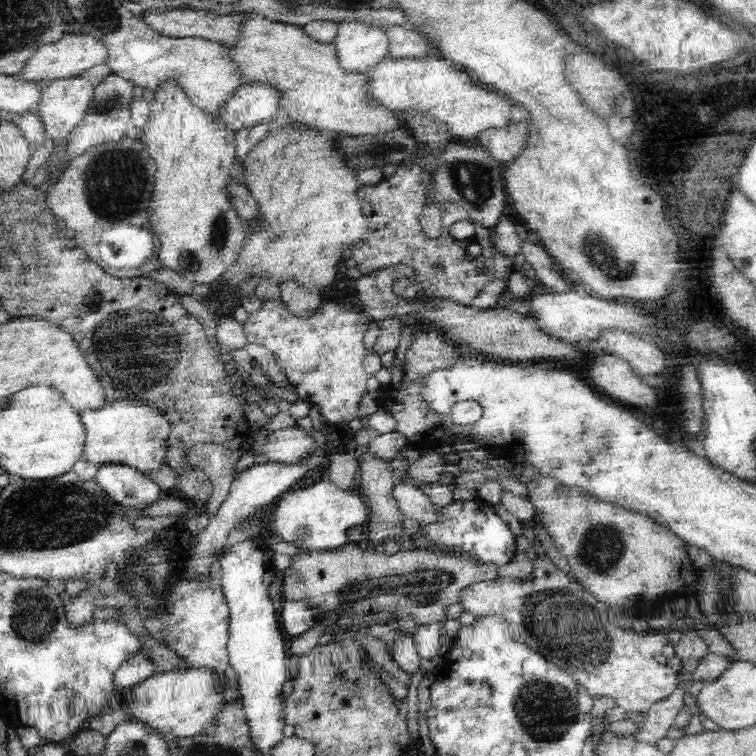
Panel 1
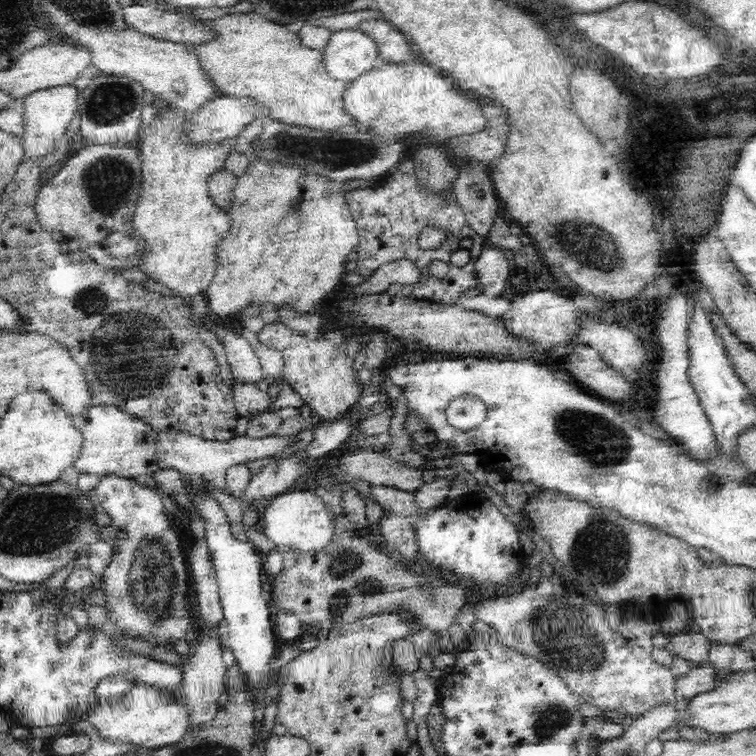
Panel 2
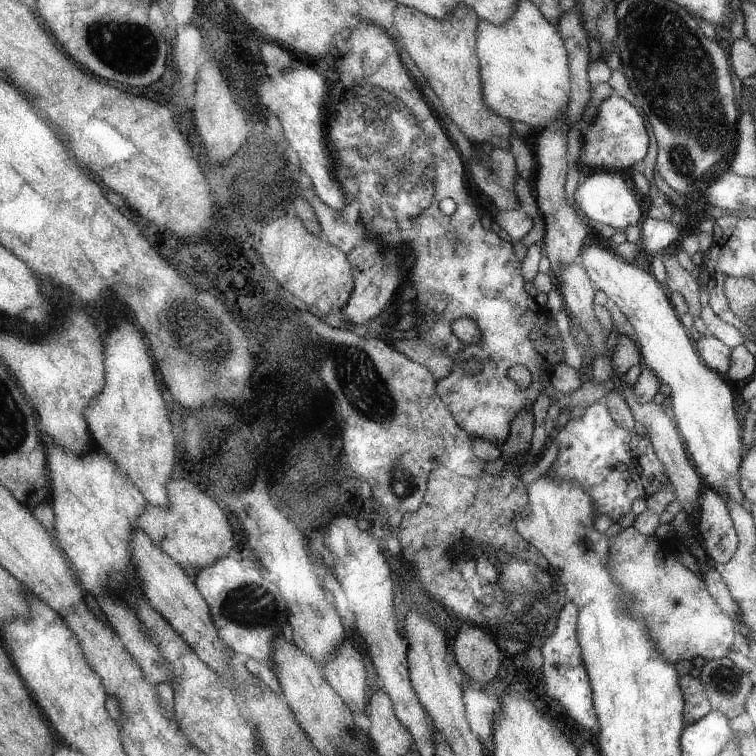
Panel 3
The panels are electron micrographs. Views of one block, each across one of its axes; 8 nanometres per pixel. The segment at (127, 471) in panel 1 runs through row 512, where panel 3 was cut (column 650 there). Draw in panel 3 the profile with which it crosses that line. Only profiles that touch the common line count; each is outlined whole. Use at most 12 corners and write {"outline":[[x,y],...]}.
{"outline":[[611,94],[583,136],[583,172],[645,160],[643,110]]}

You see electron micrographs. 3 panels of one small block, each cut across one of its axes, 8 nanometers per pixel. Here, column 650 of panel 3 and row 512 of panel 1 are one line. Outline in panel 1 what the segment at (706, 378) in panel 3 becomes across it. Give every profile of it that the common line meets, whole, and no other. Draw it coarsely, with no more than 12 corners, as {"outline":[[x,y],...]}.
{"outline":[[328,482],[276,500],[272,532],[304,552],[348,544],[368,520],[358,490]]}

